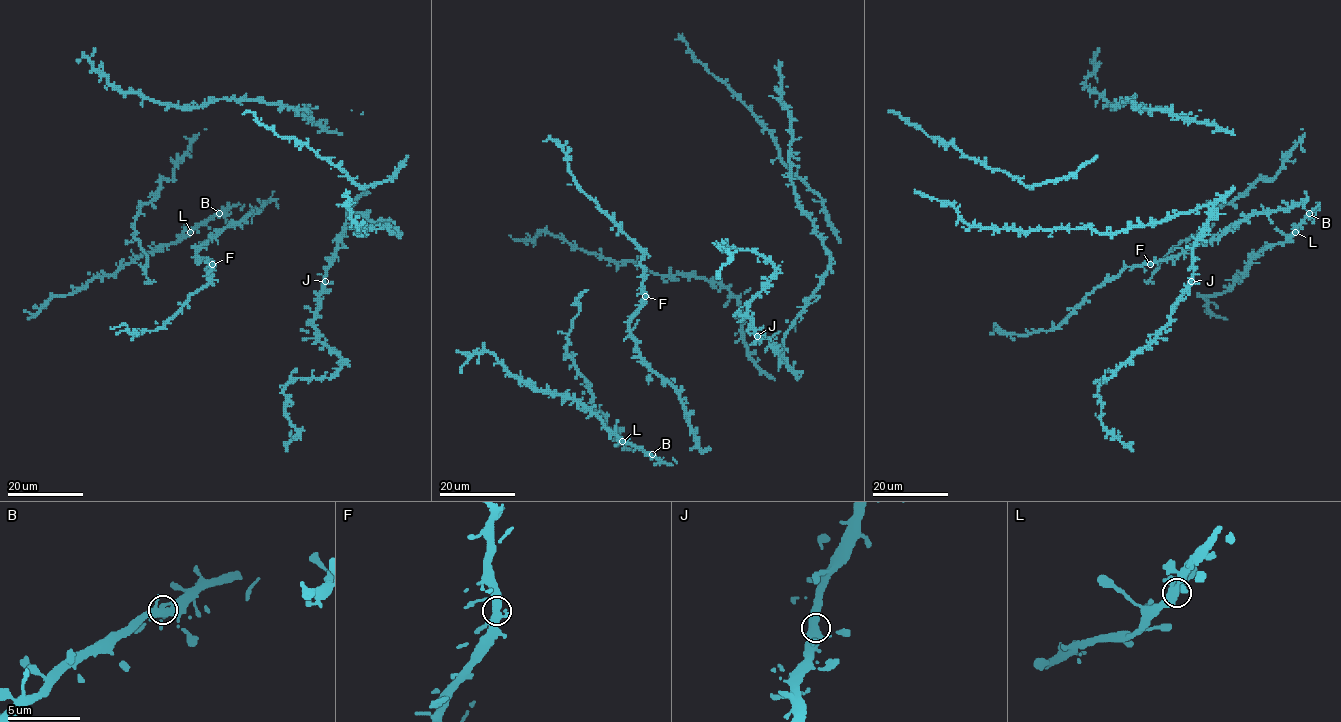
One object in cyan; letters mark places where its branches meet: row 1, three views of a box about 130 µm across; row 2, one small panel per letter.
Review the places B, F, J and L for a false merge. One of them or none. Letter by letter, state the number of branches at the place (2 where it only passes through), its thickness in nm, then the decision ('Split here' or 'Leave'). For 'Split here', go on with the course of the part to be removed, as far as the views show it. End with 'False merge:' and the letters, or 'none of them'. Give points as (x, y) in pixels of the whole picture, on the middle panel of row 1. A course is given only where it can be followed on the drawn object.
B: Branches: 3. Thickness 420 nm. Leave
F: Branches: 3. Thickness 400 nm. Leave
J: Branches: 3. Thickness 400 nm. Leave
L: Branches: 3. Thickness 400 nm. Leave
False merge: none of them

